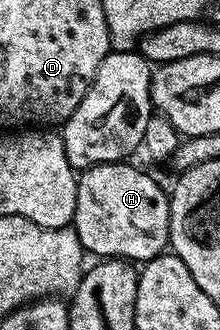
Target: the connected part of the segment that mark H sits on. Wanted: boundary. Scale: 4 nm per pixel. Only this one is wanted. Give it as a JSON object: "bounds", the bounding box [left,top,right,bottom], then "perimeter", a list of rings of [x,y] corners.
{"bounds":[73,161,171,261],"perimeter":[[[120,161],[117,163],[102,163],[96,167],[86,168],[78,176],[79,184],[77,185],[77,209],[75,210],[75,217],[73,220],[73,226],[77,237],[81,241],[84,252],[90,253],[91,251],[95,257],[110,257],[113,259],[121,259],[124,261],[146,261],[149,259],[155,259],[157,256],[164,254],[168,250],[169,240],[171,237],[171,201],[166,190],[162,191],[159,188],[159,183],[151,175],[146,175],[143,171],[138,171],[135,167],[130,167],[130,162]]]}

